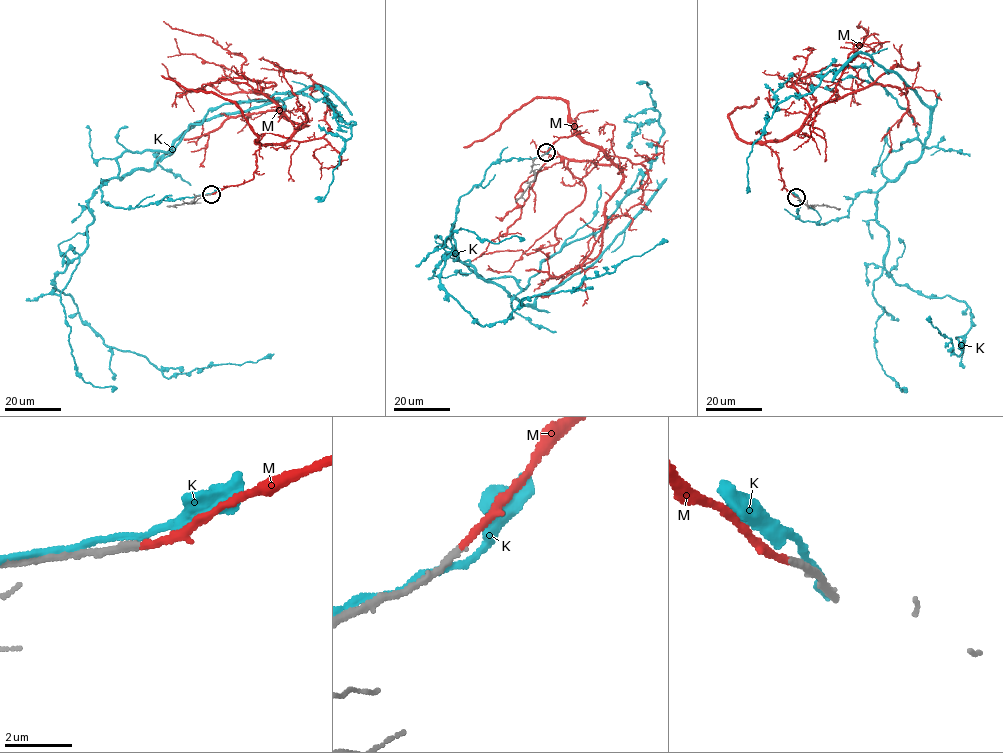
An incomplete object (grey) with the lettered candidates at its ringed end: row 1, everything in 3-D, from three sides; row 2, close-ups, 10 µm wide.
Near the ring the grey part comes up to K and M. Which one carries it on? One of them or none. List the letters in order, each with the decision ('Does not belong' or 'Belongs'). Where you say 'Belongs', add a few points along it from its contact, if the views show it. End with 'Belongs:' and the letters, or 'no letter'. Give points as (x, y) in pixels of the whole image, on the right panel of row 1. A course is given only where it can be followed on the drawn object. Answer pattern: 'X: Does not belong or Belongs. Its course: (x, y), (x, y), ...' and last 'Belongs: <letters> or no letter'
K: Does not belong
M: Belongs. Its course: (796, 197), (763, 144), (801, 126), (809, 109), (793, 84), (850, 60), (868, 33), (860, 21)
Belongs: M

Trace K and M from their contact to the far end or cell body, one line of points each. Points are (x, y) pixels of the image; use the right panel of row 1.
K: (797, 196), (804, 221), (838, 220), (921, 155), (913, 118), (867, 68), (833, 69), (776, 106), (747, 190)
M: (796, 197), (763, 144), (801, 126), (809, 109), (793, 84), (850, 60), (868, 33), (860, 21)

